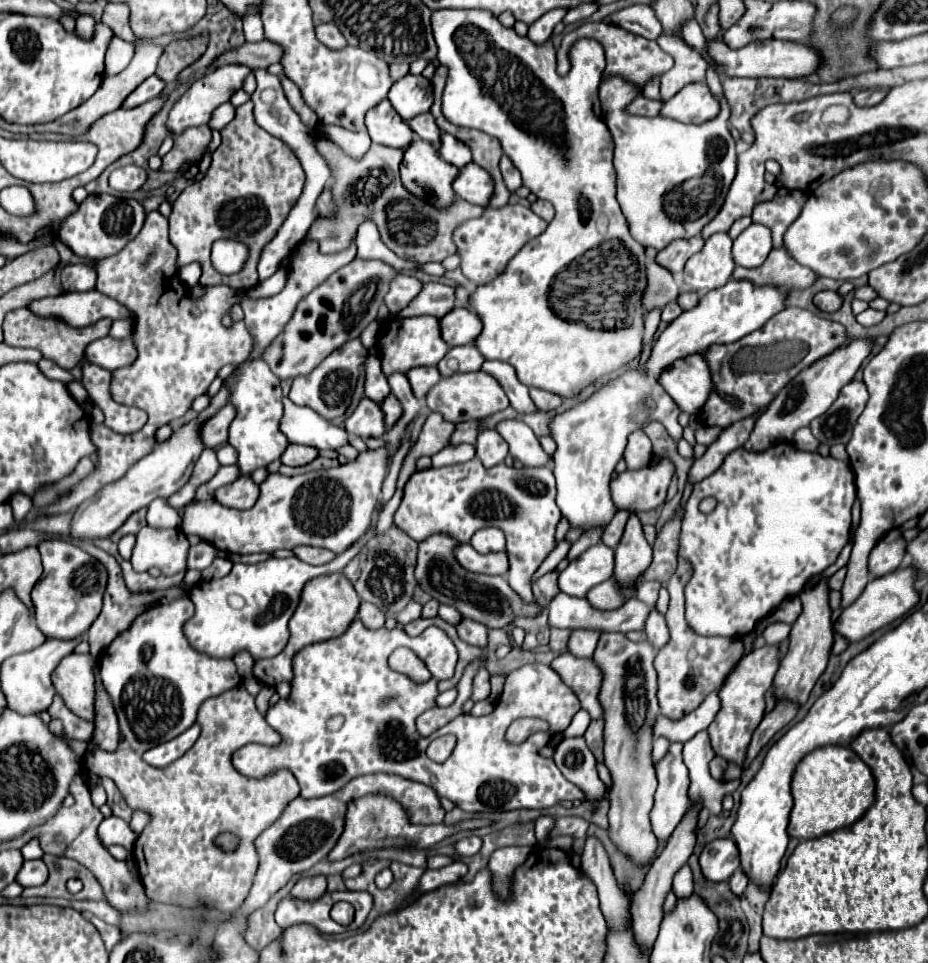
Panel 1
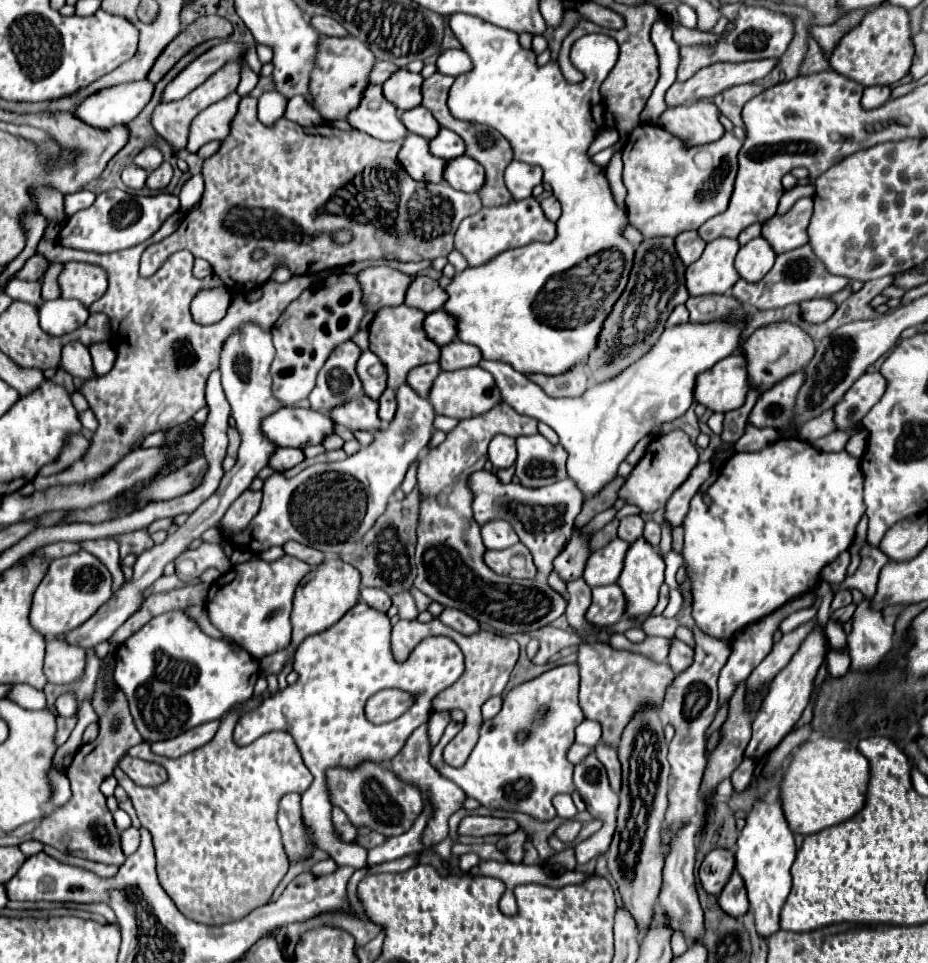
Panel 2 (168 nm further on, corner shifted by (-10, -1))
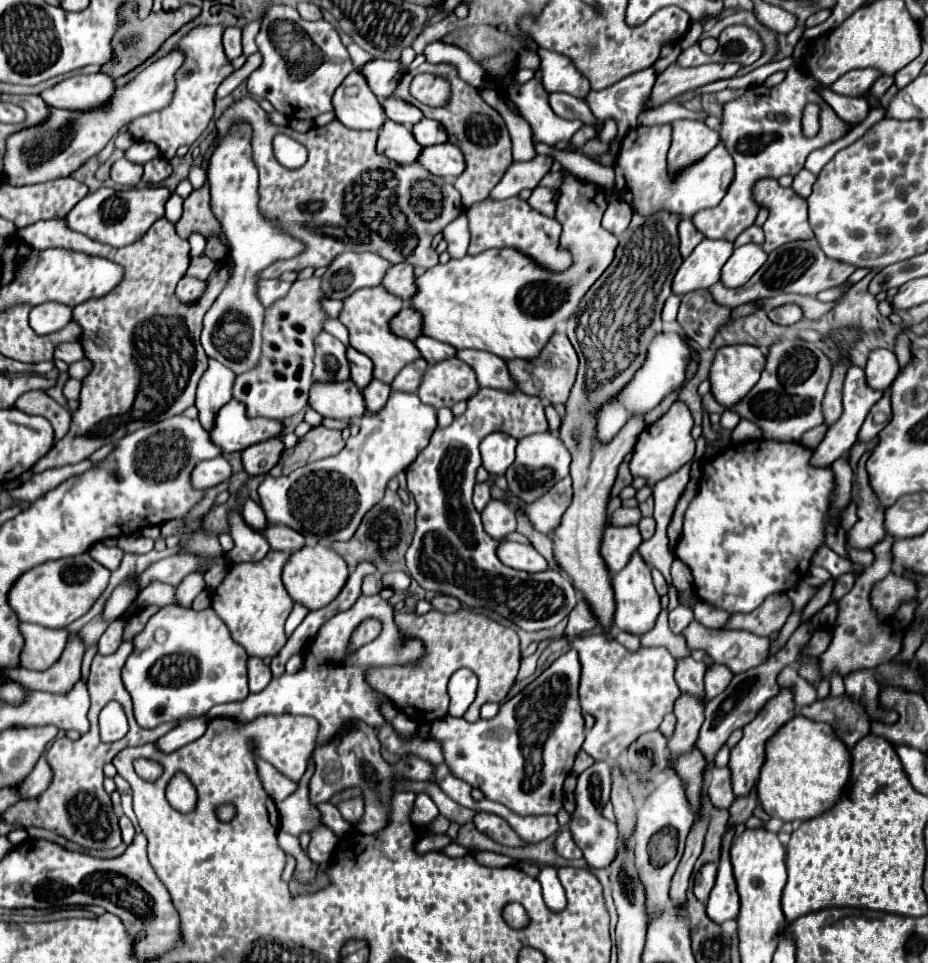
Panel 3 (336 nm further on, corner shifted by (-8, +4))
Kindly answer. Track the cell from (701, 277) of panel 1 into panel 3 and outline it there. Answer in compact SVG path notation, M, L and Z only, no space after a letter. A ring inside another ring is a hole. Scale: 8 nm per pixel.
M704 239L680 265L672 283L672 291L676 295L686 295L696 289L712 287L720 281L722 267L732 255L732 251L734 245L730 241Z

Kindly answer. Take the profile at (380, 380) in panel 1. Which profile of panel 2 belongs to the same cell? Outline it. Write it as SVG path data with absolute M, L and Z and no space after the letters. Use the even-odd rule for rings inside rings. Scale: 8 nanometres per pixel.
M370 348L362 350L356 372L358 372L360 380L362 380L364 392L372 400L378 400L380 392L384 392L384 386L386 386L386 368L380 362L380 358L374 352L370 352Z

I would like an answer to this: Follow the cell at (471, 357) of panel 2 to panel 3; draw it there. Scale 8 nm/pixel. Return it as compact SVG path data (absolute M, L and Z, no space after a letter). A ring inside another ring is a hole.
M422 335L422 337L418 337L414 343L416 343L416 347L422 351L422 357L424 357L430 365L434 365L434 363L438 363L438 361L444 361L444 359L456 357L456 347L450 347L450 345L442 343L442 341L438 341L438 339L430 339L430 337Z

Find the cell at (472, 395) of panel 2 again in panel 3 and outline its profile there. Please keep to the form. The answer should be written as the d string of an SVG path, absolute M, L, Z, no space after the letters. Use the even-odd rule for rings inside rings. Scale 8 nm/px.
M454 357L428 367L420 385L420 399L434 409L450 409L460 401L468 401L478 389L474 369Z

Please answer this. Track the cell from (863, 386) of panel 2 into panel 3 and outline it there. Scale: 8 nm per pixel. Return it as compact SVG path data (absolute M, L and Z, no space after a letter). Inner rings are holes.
M876 349L868 355L868 363L866 363L866 383L868 387L872 387L874 391L886 391L890 387L890 383L894 381L894 377L898 375L898 359L892 351L888 349Z

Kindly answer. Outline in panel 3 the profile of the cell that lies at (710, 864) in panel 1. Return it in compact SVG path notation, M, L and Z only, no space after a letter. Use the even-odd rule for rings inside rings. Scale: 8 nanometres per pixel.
M706 863L706 865L696 873L696 877L694 877L694 895L696 895L702 903L706 903L712 887L714 887L714 875L716 875L716 871L718 871L716 863Z

